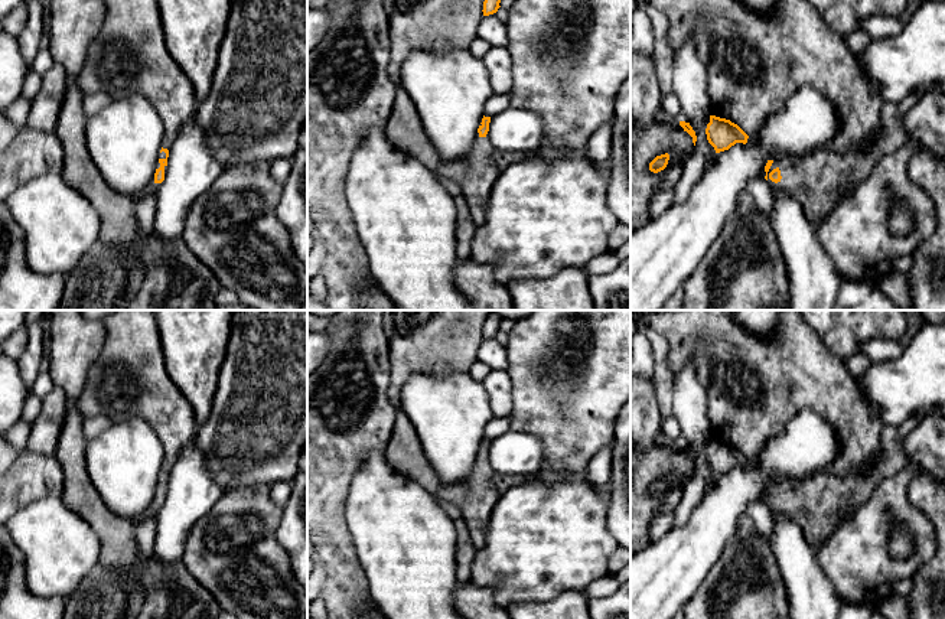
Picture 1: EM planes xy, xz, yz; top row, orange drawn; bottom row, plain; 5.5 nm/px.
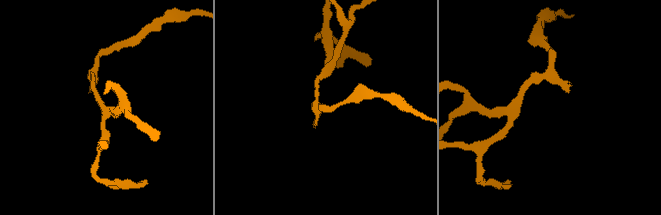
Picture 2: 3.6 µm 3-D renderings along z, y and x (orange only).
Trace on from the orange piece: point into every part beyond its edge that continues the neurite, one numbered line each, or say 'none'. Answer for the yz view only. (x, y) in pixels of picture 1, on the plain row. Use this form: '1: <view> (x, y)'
1: yz (818, 504)

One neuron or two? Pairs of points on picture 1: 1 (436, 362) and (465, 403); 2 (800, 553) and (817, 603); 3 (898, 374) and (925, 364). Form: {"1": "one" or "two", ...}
{"1": "two", "2": "one", "3": "one"}

